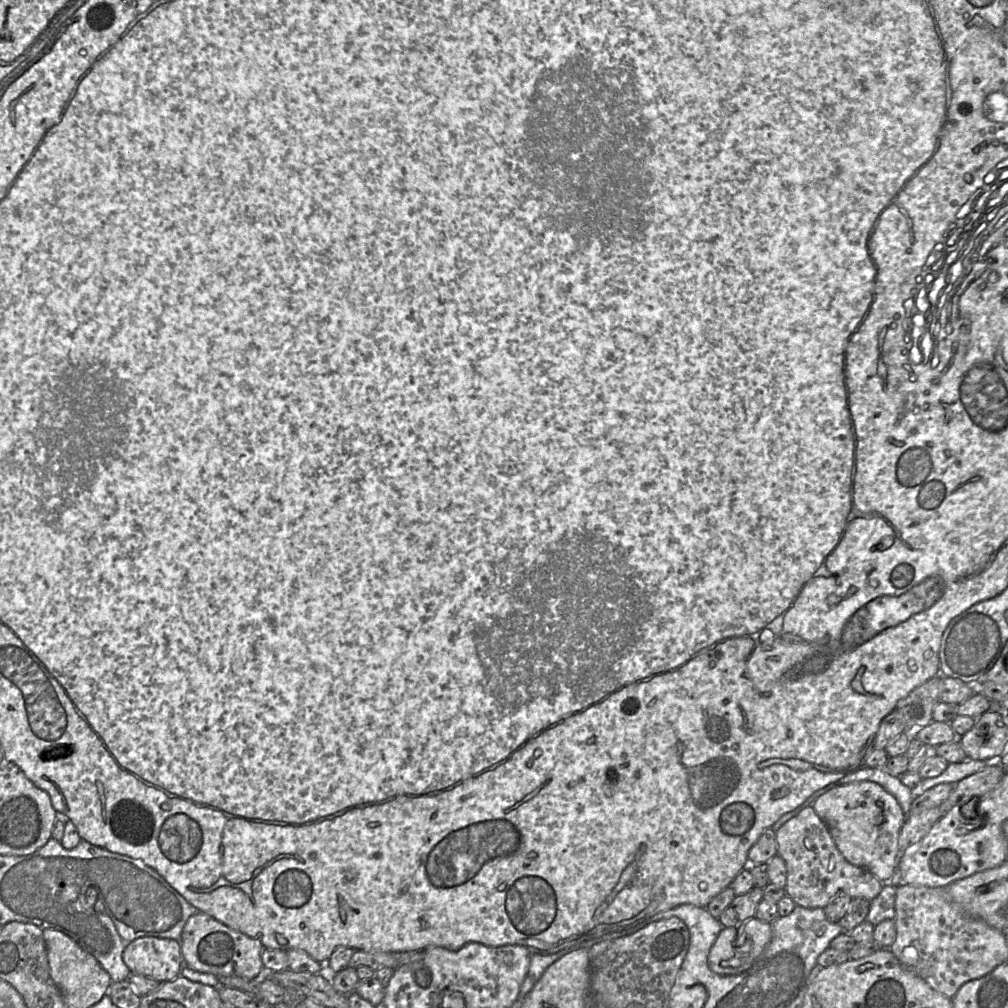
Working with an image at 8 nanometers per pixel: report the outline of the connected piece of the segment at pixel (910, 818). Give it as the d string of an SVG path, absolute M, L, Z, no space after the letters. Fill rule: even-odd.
M939 807L907 814L898 838L900 857L909 846L920 841L943 815Z

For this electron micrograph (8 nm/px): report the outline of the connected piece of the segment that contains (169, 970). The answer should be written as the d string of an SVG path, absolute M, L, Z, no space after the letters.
M141 937L128 943L123 961L131 975L165 983L177 978L184 967L181 942L173 939Z

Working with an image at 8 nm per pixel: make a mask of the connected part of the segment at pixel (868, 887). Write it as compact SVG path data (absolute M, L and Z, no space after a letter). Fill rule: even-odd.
M811 806L802 809L775 833L777 854L783 858L787 869L785 893L796 905L824 908L839 893L870 902L880 893L884 883L868 870L853 865L844 858L827 825Z

